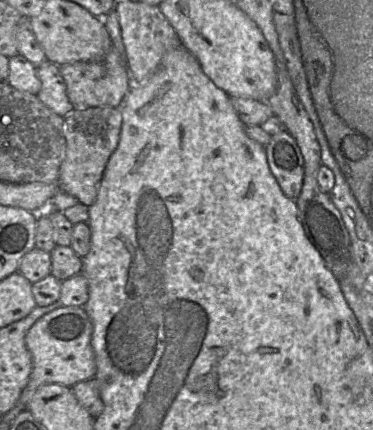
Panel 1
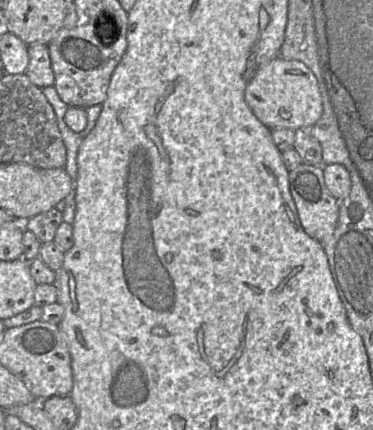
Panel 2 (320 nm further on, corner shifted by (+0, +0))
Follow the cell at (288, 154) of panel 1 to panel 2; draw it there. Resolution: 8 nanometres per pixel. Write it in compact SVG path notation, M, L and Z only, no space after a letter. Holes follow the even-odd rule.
M302 163L289 171L288 177L290 193L303 230L313 239L323 242L325 238L331 237L335 229L339 215L339 201L328 192L322 167Z

